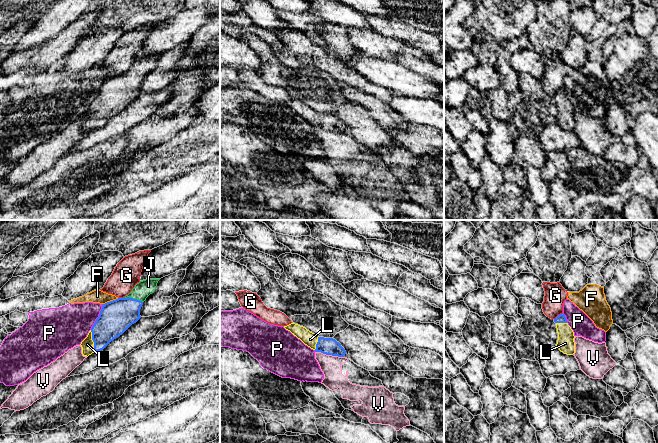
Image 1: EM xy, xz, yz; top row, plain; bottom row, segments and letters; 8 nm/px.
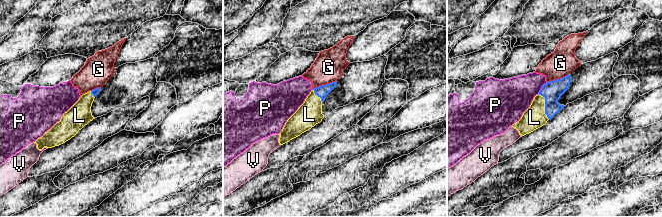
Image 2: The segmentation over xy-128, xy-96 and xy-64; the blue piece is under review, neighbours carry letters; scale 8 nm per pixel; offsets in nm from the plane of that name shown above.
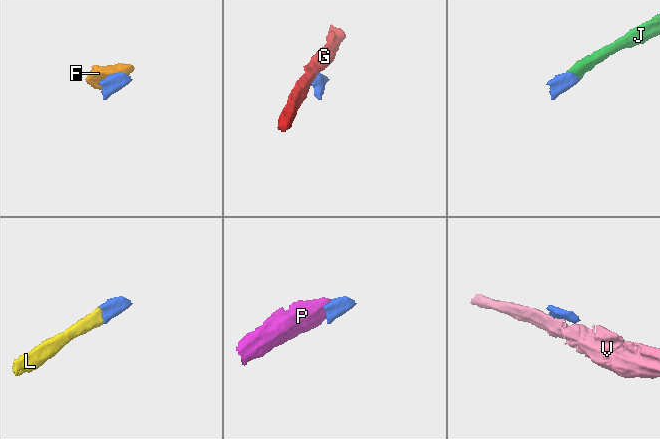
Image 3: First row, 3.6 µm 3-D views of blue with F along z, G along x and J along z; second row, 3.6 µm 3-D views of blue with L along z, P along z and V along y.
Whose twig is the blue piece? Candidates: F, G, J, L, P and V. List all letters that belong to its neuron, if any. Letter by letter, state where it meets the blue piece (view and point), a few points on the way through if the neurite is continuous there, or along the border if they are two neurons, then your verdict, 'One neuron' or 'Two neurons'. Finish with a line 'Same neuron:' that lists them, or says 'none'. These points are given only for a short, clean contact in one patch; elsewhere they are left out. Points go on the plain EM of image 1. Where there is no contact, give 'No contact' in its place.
F: Touches blue at xy (110, 77). Boundary: xy (118, 74), (103, 80). Two neurons
G: Touches blue at yz (558, 91). Boundary: yz (562, 88), (554, 95). Two neurons
J: Touches blue at xy (132, 74). Path across: xy (116, 92), (132, 74), (143, 65). One neuron
L: Touches blue at xy (93, 117). Path across: xy (114, 95), (93, 117), (87, 120). One neuron
P: Touches blue at xy (98, 93). Boundary: xy (103, 80), (99, 92), (90, 105). Two neurons
V: Touches blue at xz (329, 130). Boundary: xz (315, 127), (343, 133). Two neurons
Same neuron: J, L

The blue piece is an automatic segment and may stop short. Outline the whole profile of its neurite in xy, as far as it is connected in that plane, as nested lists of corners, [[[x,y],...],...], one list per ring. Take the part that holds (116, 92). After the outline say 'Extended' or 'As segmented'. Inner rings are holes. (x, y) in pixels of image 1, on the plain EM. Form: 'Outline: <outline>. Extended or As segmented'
Outline: [[[146,55],[135,61],[123,74],[103,80],[99,93],[81,118],[83,132],[103,126],[140,94],[140,85],[160,55]]]. Extended

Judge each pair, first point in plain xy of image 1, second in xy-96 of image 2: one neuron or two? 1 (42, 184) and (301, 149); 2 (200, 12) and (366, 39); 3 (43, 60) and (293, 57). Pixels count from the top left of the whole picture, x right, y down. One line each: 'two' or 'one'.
1: two
2: one
3: two

